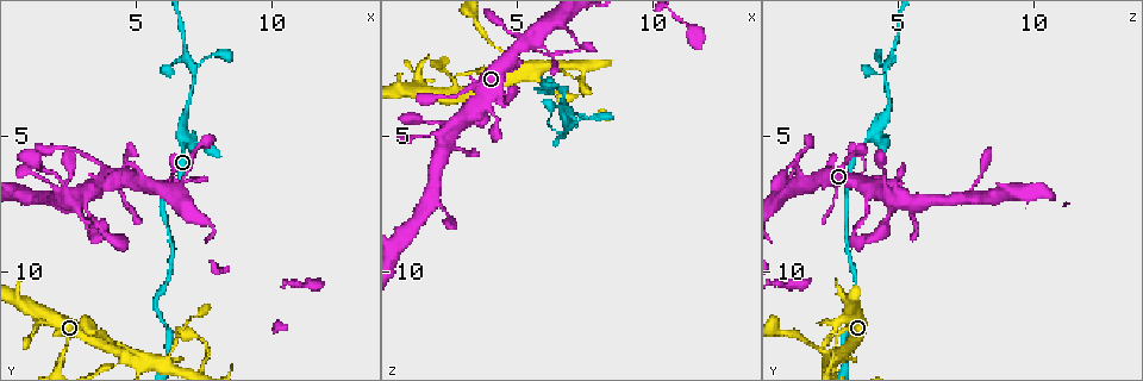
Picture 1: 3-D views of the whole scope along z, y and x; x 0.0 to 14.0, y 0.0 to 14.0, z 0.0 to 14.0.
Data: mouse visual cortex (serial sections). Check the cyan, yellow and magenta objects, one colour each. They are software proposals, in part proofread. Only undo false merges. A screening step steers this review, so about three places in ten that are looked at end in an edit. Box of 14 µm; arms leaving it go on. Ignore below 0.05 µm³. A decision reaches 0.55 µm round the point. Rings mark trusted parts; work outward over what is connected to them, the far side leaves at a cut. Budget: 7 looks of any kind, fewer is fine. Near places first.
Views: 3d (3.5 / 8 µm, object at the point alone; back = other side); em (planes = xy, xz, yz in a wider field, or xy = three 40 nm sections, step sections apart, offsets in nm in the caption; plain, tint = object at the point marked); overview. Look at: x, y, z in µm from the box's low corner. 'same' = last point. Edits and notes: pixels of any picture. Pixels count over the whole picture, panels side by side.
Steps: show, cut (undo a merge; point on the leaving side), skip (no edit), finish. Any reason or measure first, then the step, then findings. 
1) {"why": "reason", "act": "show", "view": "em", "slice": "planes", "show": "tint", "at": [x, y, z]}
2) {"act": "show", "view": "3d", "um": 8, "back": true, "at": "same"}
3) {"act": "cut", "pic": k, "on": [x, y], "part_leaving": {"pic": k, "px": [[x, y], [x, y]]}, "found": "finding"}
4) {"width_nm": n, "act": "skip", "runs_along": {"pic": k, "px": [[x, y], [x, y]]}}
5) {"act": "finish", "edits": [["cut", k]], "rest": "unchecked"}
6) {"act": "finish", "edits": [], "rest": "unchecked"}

{"why": "three arms meet", "act": "show", "view": "3d", "um": 3.5, "at": [7.0, 2.6, 4.5]}

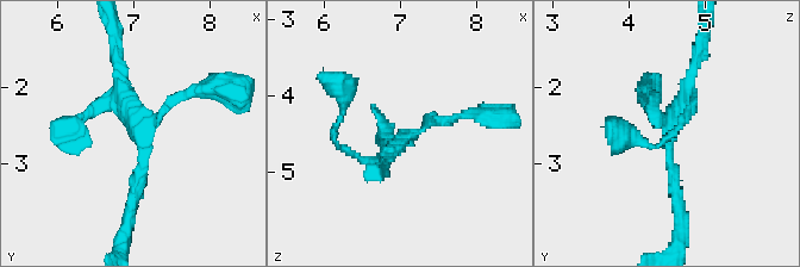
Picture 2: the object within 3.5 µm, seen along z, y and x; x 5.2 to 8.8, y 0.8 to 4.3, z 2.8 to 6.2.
{"arms": 3, "arm_widths_nm": [150, 150, 200], "act": "show", "view": "em", "slice": "planes", "show": "tint", "at": [7.15, 2.65, 4.50]}

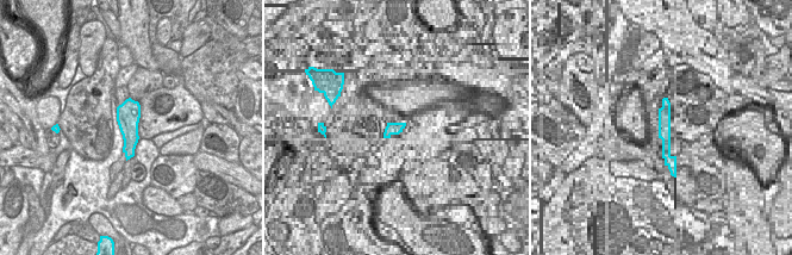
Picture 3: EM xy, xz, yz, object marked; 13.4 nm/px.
{"act": "skip", "runs_along": {"pic": 2, "px": [[681, 215], [669, 126], [694, 105]]}, "found": "all the same cell"}

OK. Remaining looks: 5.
{"why": "narrows sharply", "act": "show", "view": "3d", "um": 8, "back": true, "at": [6.2, 6.7, 2.0]}

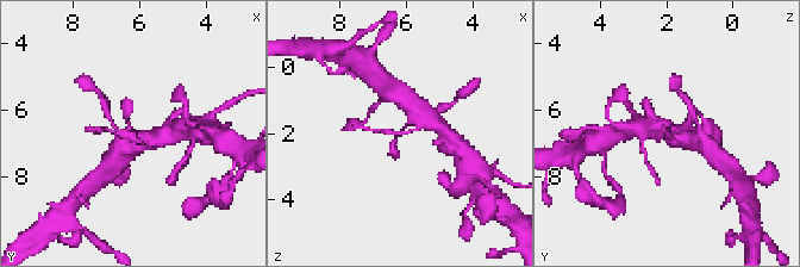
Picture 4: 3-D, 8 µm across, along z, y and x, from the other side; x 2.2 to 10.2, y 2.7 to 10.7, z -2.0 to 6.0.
{"act": "show", "view": "3d", "um": 3.5, "at": [6.2, 6.6, 1.9]}

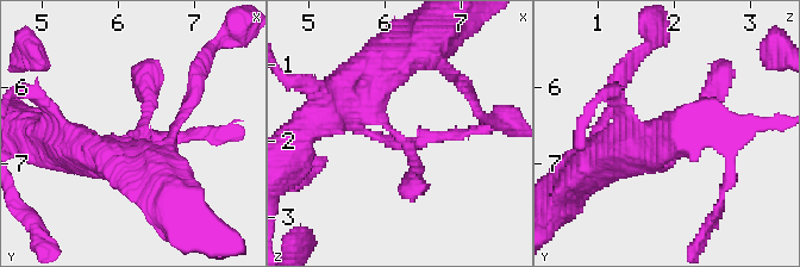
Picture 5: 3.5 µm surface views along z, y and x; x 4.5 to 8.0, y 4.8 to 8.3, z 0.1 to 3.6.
{"act": "show", "view": "em", "slice": "xy", "step": 1, "show": "tint", "at": [6.15, 6.60, 1.95]}

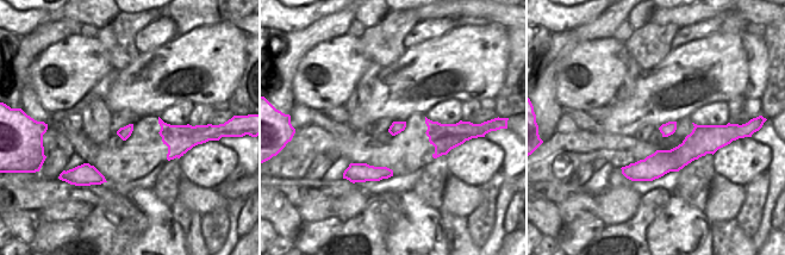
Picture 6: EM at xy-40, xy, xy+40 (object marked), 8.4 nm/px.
{"width_nm": 100, "act": "cut", "pic": 5, "on": [144, 97], "part_leaving": {"pic": 5, "px": [[130, 134], [149, 115], [145, 70], [160, 63]]}, "found": "a second cell is stuck on"}

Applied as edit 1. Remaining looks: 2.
{"act": "finish", "edits": [["cut", 5]], "rest": "unchecked"}

